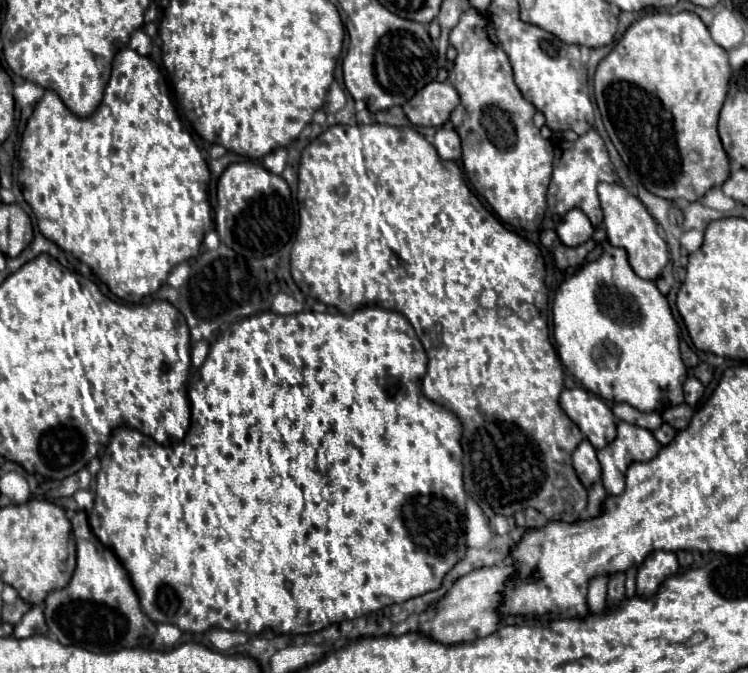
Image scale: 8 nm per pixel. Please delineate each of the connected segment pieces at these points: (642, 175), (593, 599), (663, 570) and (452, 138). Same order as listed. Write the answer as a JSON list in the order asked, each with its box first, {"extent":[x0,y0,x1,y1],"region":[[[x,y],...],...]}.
[{"extent":[594,13,732,201],"region":[[[650,13],[628,27],[612,53],[604,57],[594,77],[594,97],[604,127],[622,161],[652,193],[668,201],[700,201],[706,191],[724,185],[730,177],[730,157],[718,137],[718,113],[726,99],[732,67],[728,53],[712,39],[696,13]]]},{"extent":[588,577,608,615],"region":[[[594,577],[588,587],[588,605],[594,615],[602,615],[606,609],[606,583],[608,577]]]},{"extent":[636,551,678,595],"region":[[[654,551],[650,557],[638,567],[636,577],[636,593],[638,595],[654,595],[658,587],[670,577],[678,573],[678,561],[674,553],[668,551]]]},{"extent":[434,125,462,161],"region":[[[442,125],[438,127],[436,135],[434,135],[434,147],[438,151],[438,155],[446,161],[456,161],[462,155],[460,149],[460,137],[458,133],[452,129],[452,125]]]}]

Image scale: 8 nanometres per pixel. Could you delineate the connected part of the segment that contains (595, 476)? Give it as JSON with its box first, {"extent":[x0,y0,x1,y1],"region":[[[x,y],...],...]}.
{"extent":[572,439,600,487],"region":[[[584,439],[572,453],[572,463],[576,469],[578,479],[584,487],[590,487],[592,483],[600,481],[600,463],[596,459],[596,449],[588,439]]]}

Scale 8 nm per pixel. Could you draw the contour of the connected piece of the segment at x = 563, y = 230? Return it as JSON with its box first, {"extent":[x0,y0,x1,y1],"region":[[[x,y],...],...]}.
{"extent":[558,207,594,247],"region":[[[578,207],[570,209],[562,223],[558,225],[558,237],[566,247],[578,247],[582,243],[586,243],[592,235],[594,235],[594,227],[590,223],[590,219],[586,217],[586,213]]]}

